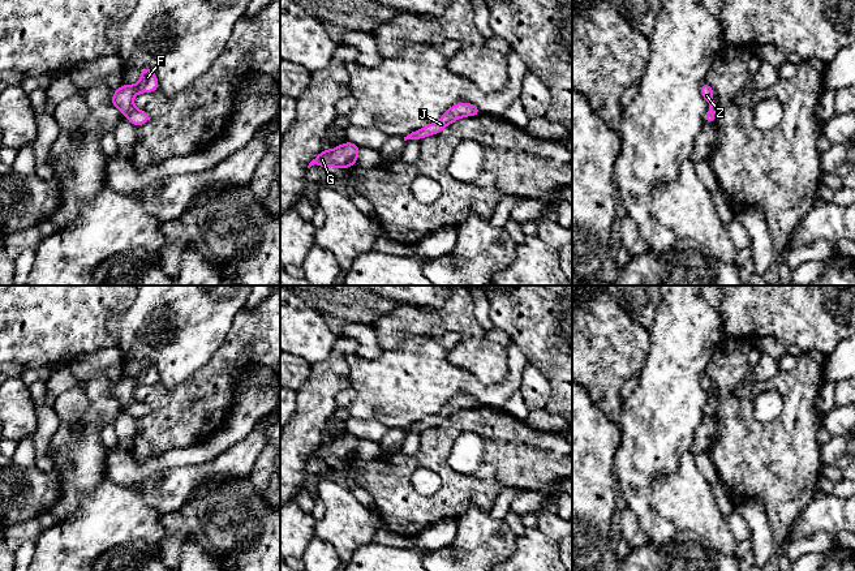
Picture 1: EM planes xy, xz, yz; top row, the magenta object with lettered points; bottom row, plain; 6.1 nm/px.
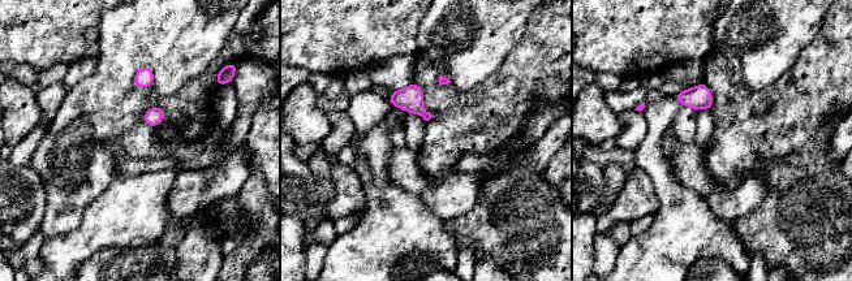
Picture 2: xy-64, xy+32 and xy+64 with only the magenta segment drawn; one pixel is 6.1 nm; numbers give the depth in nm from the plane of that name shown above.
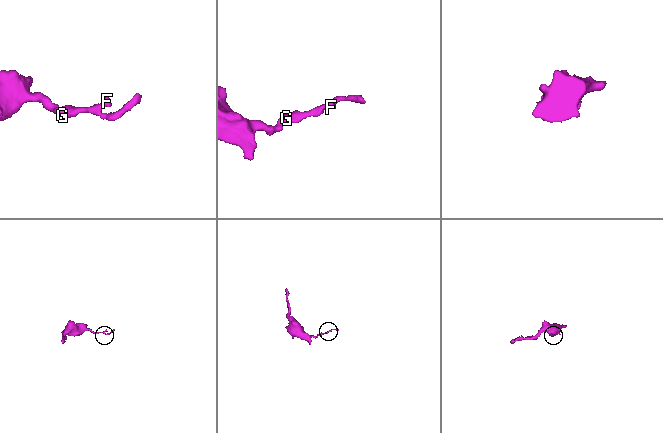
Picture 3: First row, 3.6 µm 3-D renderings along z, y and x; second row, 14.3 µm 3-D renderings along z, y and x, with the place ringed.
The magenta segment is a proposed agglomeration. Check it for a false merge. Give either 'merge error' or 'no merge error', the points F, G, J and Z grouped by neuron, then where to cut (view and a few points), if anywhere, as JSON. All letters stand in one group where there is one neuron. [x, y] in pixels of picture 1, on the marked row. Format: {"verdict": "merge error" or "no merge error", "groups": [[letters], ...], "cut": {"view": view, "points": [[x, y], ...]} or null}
{"verdict": "no merge error", "groups": [["F", "G", "J", "Z"]], "cut": null}

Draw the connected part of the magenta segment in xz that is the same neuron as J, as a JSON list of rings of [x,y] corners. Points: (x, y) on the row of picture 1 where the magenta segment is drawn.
[[[457,103],[452,107],[450,107],[441,117],[438,123],[428,124],[422,129],[417,129],[404,137],[404,141],[407,139],[417,139],[421,141],[426,136],[438,134],[443,130],[444,126],[452,124],[457,119],[463,116],[480,116],[482,112],[480,108],[472,103]]]

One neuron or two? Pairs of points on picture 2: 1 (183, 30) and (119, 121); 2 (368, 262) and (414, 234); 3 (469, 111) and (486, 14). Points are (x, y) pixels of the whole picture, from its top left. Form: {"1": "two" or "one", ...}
{"1": "one", "2": "one", "3": "two"}

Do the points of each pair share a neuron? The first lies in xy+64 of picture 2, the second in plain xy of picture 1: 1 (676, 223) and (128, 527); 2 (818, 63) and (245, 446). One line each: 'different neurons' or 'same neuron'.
1: same neuron
2: different neurons

